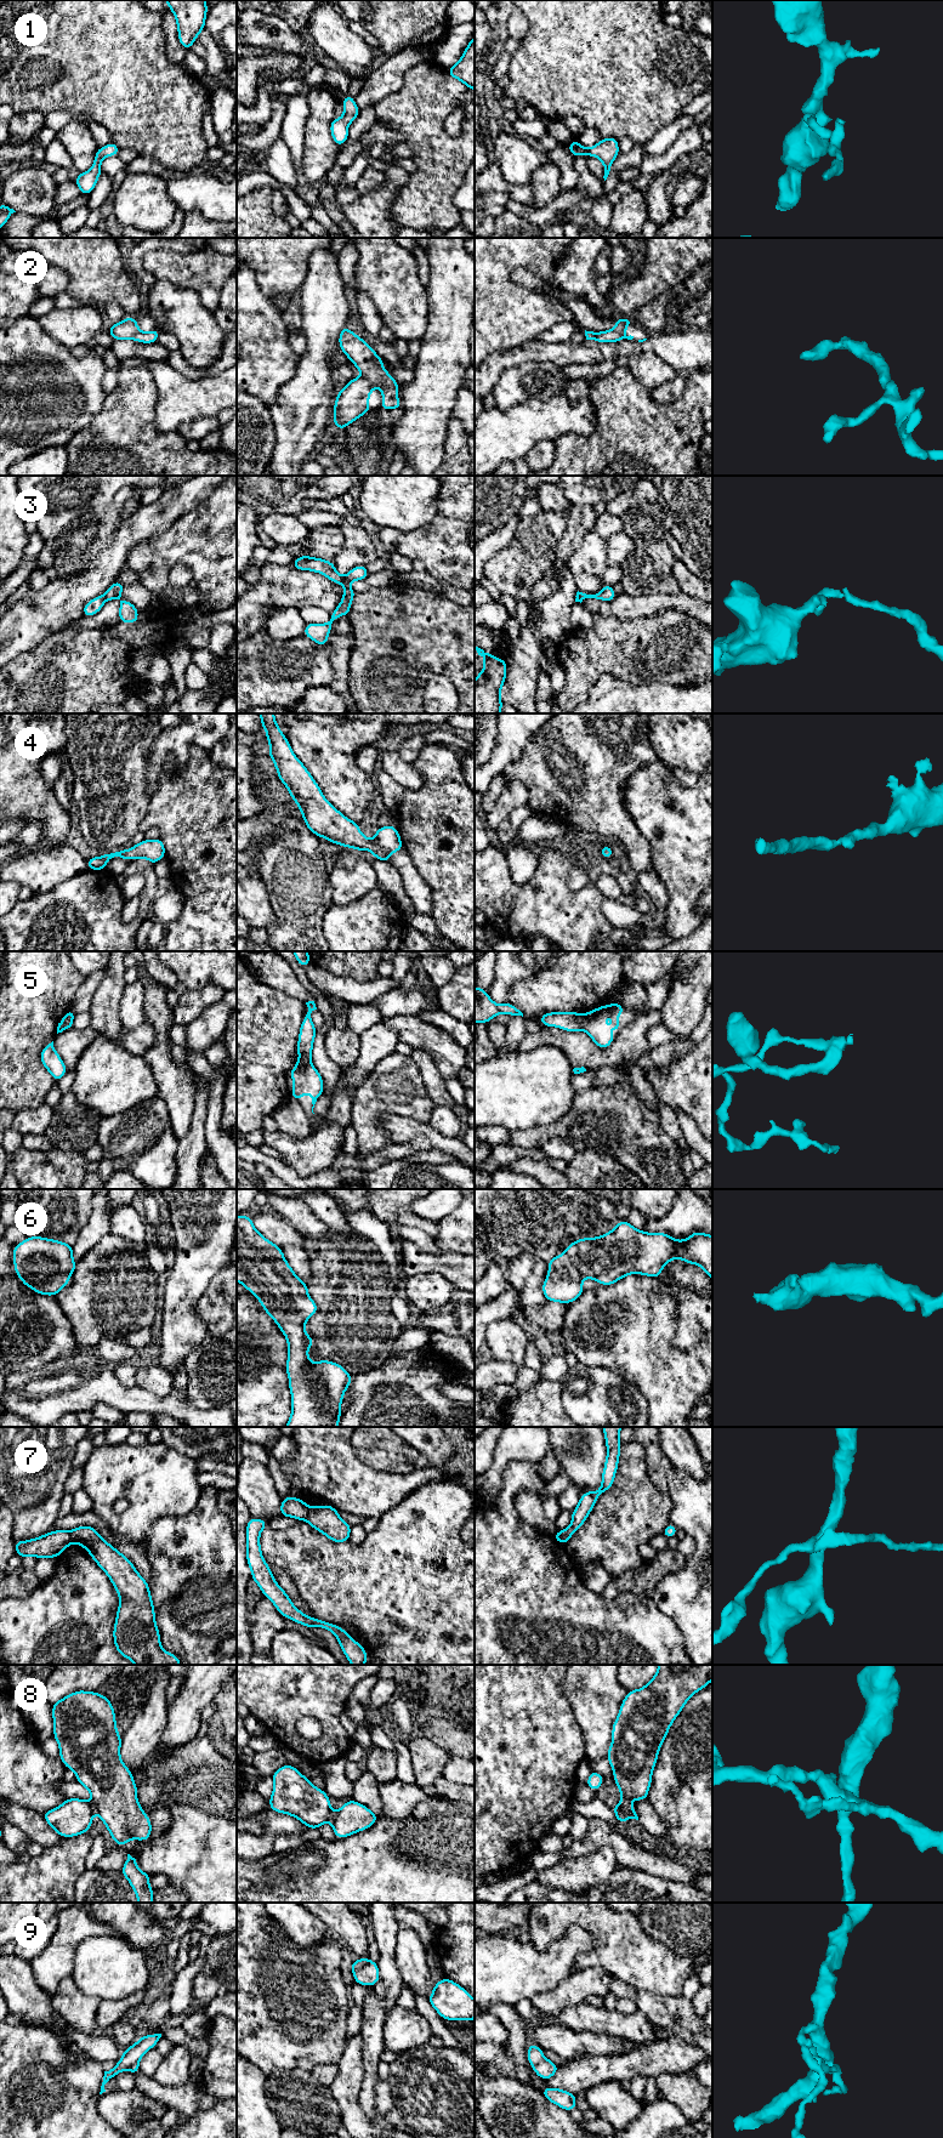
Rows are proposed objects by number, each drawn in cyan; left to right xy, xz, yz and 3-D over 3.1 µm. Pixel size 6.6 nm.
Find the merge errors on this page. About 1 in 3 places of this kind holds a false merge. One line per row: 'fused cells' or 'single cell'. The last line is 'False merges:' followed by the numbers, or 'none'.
1: single cell
2: fused cells
3: fused cells
4: single cell
5: single cell
6: single cell
7: fused cells
8: fused cells
9: fused cells
False merges: 2, 3, 7, 8, 9

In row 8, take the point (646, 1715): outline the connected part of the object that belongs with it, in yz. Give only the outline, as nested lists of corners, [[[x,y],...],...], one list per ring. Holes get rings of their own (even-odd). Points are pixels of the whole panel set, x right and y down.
[[[658,1665],[655,1676],[643,1688],[627,1691],[613,1723],[612,1745],[608,1749],[607,1758],[613,1769],[615,1785],[621,1793],[620,1798],[630,1807],[632,1807],[632,1799],[647,1801],[648,1790],[652,1785],[652,1773],[669,1728],[689,1698],[708,1687],[711,1681],[712,1665]]]

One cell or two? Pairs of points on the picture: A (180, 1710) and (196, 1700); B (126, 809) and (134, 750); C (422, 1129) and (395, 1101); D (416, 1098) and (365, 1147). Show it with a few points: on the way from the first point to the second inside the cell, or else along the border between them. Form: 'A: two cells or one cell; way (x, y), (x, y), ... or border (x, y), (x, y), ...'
A: one cell; way (183, 1710), (192, 1701)
B: one cell; way (126, 795), (126, 765)
C: two cells; border (384, 1114), (410, 1116), (426, 1124)
D: one cell; way (397, 1098), (388, 1098), (368, 1119), (368, 1127)

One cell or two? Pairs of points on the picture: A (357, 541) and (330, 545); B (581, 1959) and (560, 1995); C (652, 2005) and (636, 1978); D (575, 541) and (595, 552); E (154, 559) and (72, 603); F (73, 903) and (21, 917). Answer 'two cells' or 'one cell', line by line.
A: two cells
B: two cells
C: two cells
D: two cells
E: two cells
F: one cell

